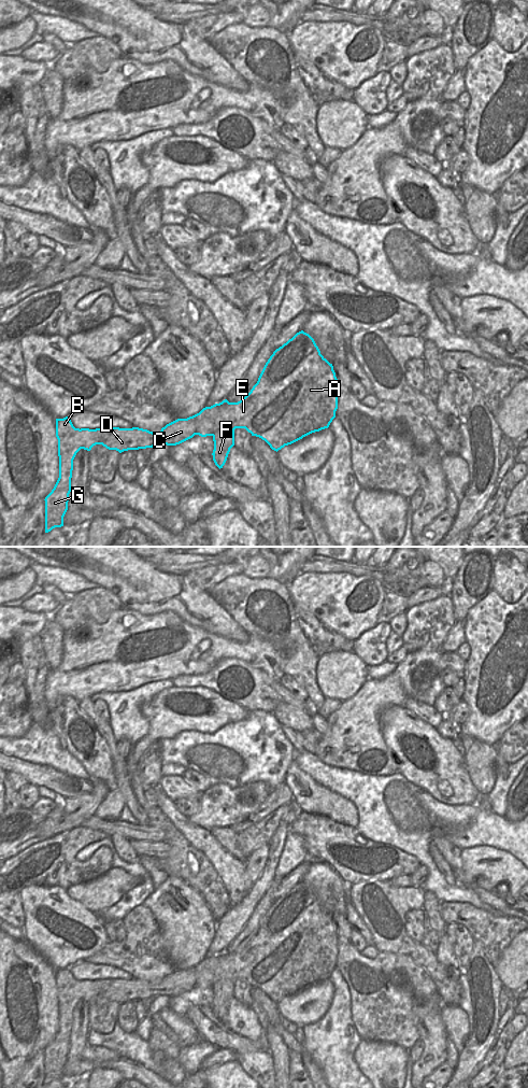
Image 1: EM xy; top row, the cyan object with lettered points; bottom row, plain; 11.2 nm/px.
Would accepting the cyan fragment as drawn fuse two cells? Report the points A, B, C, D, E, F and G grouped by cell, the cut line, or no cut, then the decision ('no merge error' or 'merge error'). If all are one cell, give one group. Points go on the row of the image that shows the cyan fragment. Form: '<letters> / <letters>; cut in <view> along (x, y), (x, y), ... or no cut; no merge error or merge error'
A B C D E G / F; cut in xy along (233, 428), (219, 427), (212, 435); merge error

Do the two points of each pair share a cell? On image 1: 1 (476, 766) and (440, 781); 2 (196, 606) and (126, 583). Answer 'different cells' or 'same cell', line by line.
1: different cells
2: same cell

